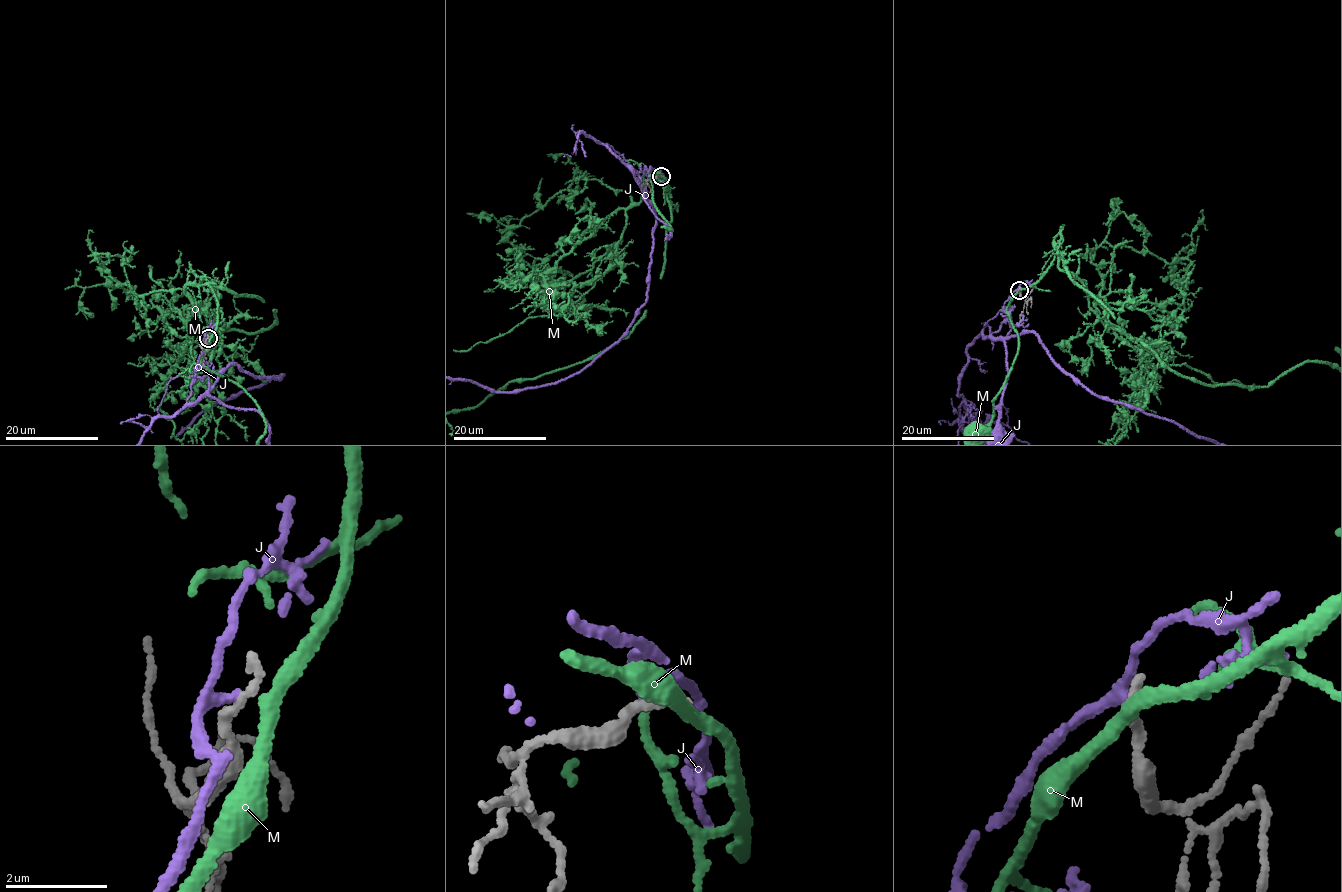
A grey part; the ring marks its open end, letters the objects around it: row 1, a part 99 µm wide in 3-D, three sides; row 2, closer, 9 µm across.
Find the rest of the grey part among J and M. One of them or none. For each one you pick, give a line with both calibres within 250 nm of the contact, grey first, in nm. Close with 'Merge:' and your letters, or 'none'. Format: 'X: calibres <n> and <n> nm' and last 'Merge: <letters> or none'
M: calibres 190 and 260 nm
Merge: M

